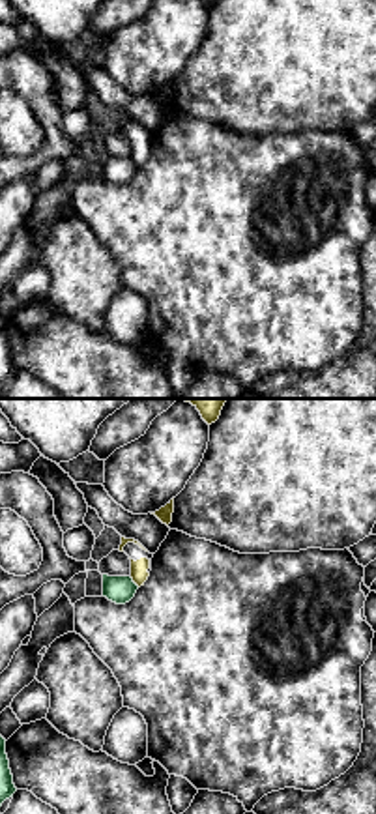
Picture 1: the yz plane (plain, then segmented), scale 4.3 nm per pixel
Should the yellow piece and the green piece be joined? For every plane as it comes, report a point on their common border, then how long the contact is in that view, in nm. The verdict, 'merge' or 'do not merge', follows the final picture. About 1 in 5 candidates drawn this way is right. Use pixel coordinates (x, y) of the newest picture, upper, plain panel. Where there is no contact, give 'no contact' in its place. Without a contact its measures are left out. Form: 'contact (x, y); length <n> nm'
contact (135, 163); length 60 nm

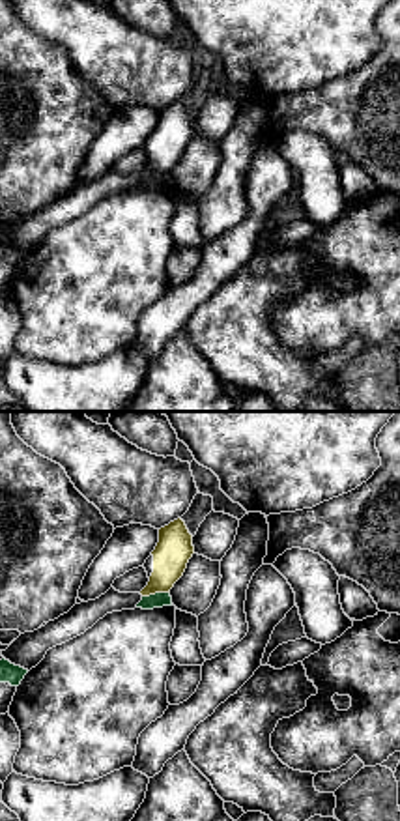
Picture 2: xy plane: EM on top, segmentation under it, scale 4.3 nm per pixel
contact (156, 172); length 120 nm

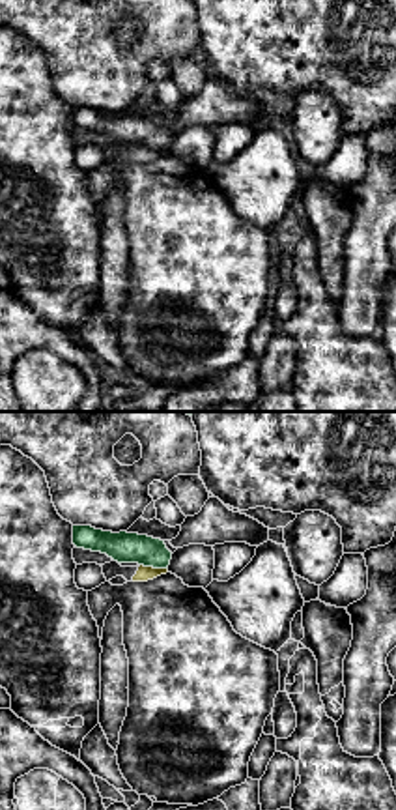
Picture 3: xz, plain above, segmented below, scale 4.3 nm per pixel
contact (152, 148); length 120 nm

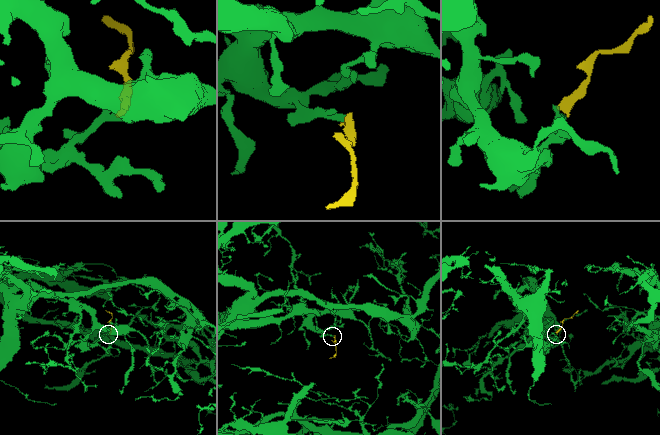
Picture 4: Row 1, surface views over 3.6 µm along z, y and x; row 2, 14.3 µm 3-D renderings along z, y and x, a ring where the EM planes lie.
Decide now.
do not merge

